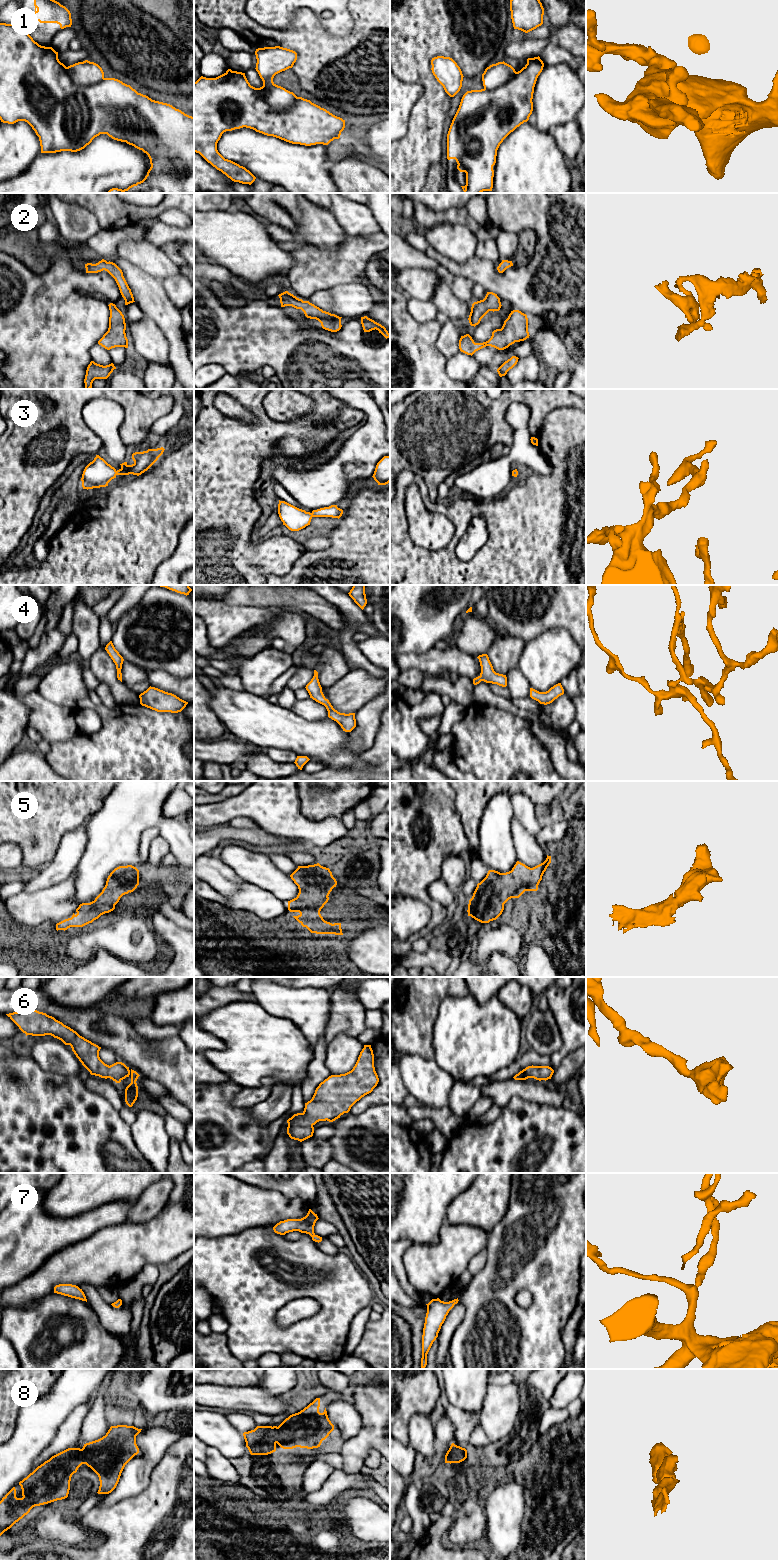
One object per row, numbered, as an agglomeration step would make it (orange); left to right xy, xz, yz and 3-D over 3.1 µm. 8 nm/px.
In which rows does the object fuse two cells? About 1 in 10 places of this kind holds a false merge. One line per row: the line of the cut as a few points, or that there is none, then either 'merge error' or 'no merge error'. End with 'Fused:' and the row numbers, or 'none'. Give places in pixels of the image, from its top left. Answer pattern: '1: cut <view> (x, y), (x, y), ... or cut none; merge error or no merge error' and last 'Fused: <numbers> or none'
1: cut none; no merge error
2: cut none; no merge error
3: cut none; no merge error
4: cut none; no merge error
5: cut none; no merge error
6: cut none; no merge error
7: cut none; no merge error
8: cut none; no merge error
Fused: none

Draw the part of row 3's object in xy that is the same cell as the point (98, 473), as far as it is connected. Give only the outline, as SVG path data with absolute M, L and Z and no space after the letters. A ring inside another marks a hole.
M164 448L148 449L143 452L135 452L132 454L134 463L128 465L124 462L119 470L116 470L108 464L99 455L96 455L94 460L90 462L84 469L82 474L83 489L93 489L108 486L108 483L116 478L117 475L141 475L147 471L163 454Z

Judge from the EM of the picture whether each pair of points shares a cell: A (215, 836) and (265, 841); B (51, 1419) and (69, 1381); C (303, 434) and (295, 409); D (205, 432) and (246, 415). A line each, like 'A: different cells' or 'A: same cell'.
A: same cell
B: same cell
C: different cells
D: different cells

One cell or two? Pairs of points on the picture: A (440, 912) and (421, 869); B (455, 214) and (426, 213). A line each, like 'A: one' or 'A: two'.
A: one
B: one

